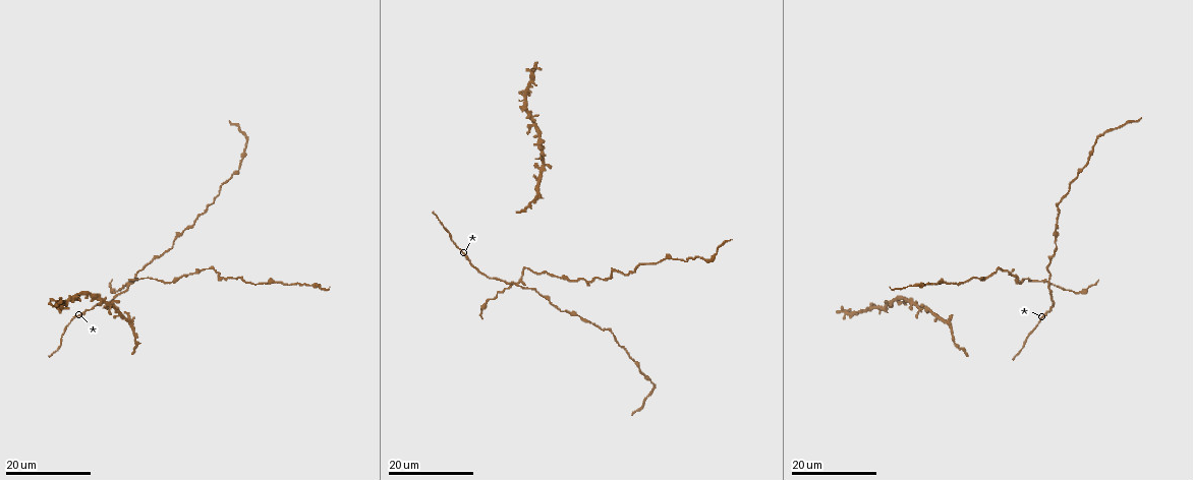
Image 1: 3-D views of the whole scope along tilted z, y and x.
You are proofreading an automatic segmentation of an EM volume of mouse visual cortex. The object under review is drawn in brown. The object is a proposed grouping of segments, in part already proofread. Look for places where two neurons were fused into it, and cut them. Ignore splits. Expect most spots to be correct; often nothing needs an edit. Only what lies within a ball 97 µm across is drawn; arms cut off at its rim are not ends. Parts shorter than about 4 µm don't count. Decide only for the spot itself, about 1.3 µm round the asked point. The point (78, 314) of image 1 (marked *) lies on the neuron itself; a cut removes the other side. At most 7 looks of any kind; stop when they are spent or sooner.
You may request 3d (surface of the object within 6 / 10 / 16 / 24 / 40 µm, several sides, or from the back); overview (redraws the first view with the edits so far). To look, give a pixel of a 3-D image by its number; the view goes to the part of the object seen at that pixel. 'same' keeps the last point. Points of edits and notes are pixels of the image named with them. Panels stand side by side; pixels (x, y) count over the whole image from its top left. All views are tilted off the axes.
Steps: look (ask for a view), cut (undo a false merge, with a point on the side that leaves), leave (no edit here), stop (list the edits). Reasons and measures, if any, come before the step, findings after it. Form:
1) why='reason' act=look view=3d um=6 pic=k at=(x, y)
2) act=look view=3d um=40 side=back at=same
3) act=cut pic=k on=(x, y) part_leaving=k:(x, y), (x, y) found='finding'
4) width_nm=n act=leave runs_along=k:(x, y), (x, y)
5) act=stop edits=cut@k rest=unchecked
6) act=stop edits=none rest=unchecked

why='calibre changes' act=look view=3d um=24 pic=1 at=(1052, 301)

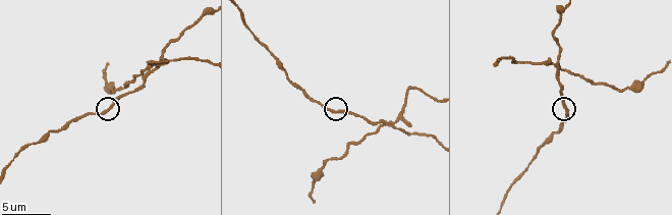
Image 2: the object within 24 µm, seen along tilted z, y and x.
why='closer look' act=look view=3d um=10 pic=2 at=(329, 111)

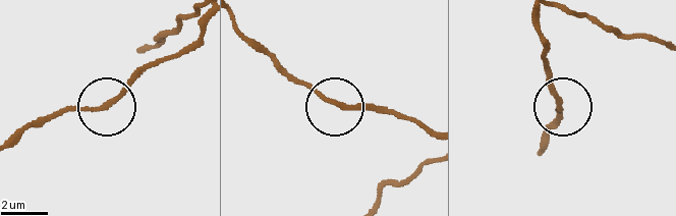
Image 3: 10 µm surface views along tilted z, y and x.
act=leave runs_along=3:(237, 32), (336, 106), (396, 112) found='one neuron here'

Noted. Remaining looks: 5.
why='looks like a crossing' act=look view=3d um=6 pic=2 at=(557, 68)

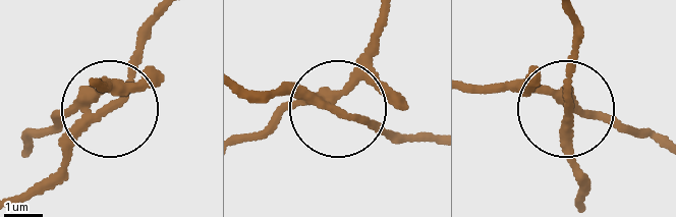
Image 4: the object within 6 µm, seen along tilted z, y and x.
arms=4 act=cut pic=4 on=(367, 68) found='two neurons meet here'

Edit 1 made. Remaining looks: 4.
why='see it whole again' act=look view=overview

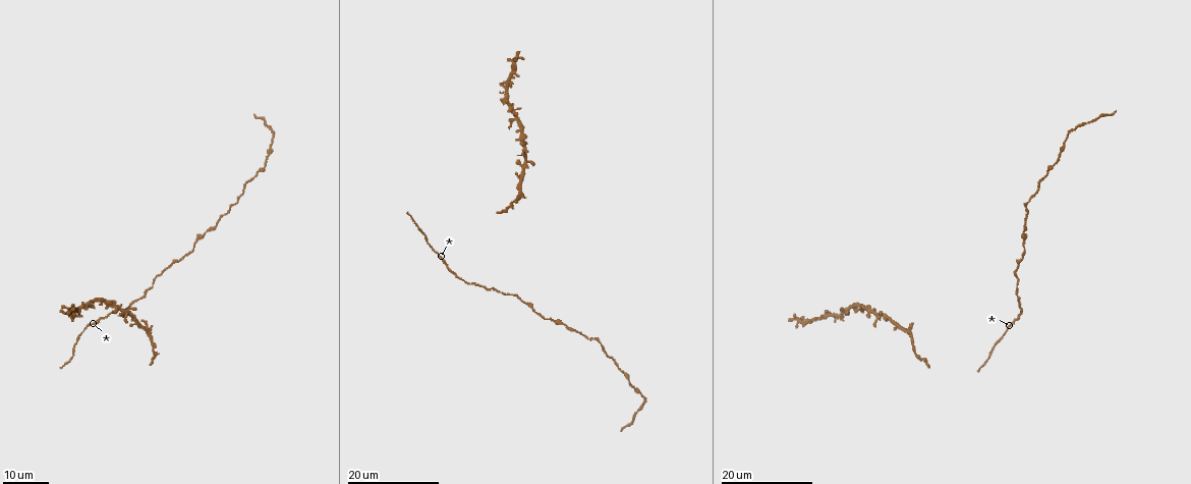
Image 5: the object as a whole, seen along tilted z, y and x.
why='a narrow waist' act=look view=3d um=24 pic=5 at=(564, 324)

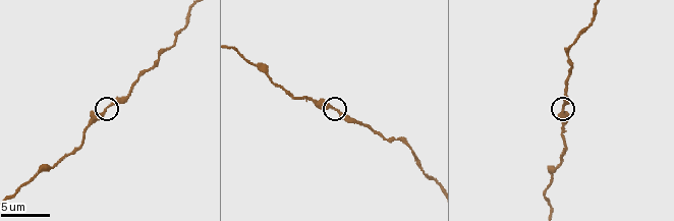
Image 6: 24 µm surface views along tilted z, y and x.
why='zoom in' act=look view=3d um=6 pic=6 at=(333, 109)

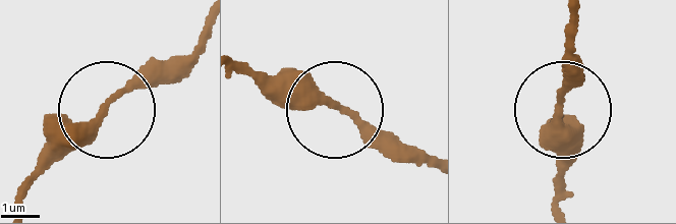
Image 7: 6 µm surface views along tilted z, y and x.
act=leave runs_along=7:(21, 205), (24, 185), (70, 136), (183, 62) found='one neuron here'

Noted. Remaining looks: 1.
act=stop edits=cut@4 rest=unchecked

